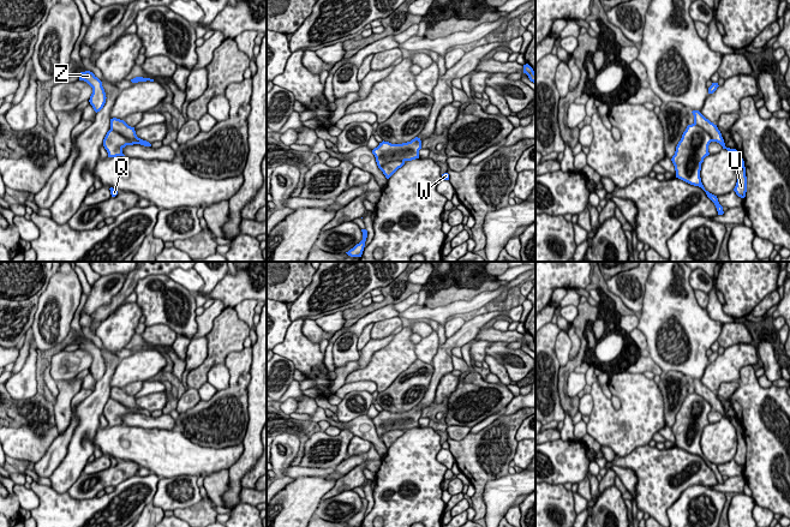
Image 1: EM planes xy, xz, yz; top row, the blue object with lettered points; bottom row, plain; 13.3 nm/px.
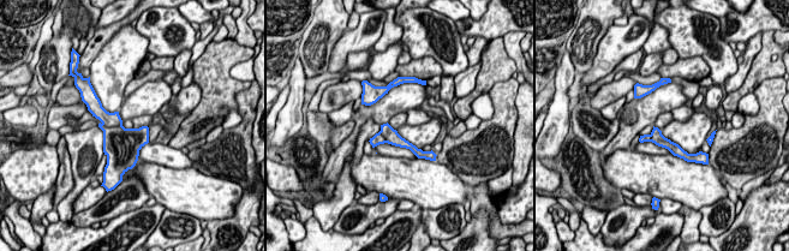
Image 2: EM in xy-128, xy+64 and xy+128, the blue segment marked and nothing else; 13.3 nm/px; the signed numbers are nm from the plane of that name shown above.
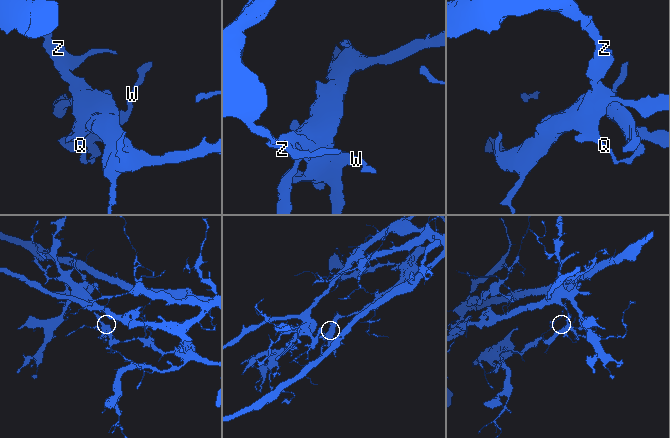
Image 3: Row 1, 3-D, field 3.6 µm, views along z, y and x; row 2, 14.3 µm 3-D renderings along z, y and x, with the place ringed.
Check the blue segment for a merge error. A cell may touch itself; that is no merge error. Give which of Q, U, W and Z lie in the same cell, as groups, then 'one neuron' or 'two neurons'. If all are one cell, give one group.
groups Q / U W Z; two neurons

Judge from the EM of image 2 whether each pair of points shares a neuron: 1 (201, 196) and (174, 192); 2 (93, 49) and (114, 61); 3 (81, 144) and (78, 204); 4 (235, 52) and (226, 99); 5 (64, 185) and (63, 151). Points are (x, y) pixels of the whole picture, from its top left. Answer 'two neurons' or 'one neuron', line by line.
1: one neuron
2: two neurons
3: two neurons
4: one neuron
5: one neuron

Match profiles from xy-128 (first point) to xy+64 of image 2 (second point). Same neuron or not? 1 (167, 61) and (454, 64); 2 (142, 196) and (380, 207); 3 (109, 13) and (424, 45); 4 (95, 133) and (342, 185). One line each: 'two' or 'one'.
1: two
2: one
3: two
4: one

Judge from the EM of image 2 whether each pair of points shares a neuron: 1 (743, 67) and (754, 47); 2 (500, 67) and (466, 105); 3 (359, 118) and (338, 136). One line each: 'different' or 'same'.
1: same
2: same
3: different

